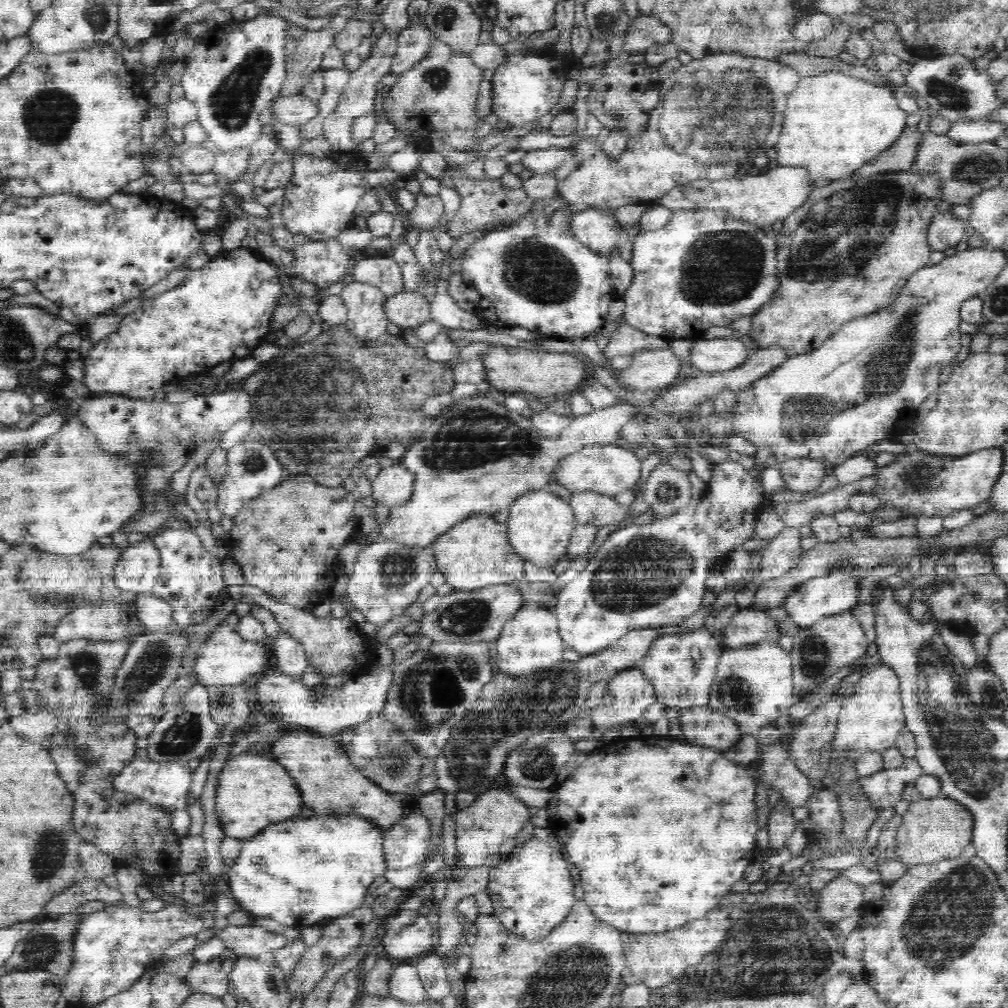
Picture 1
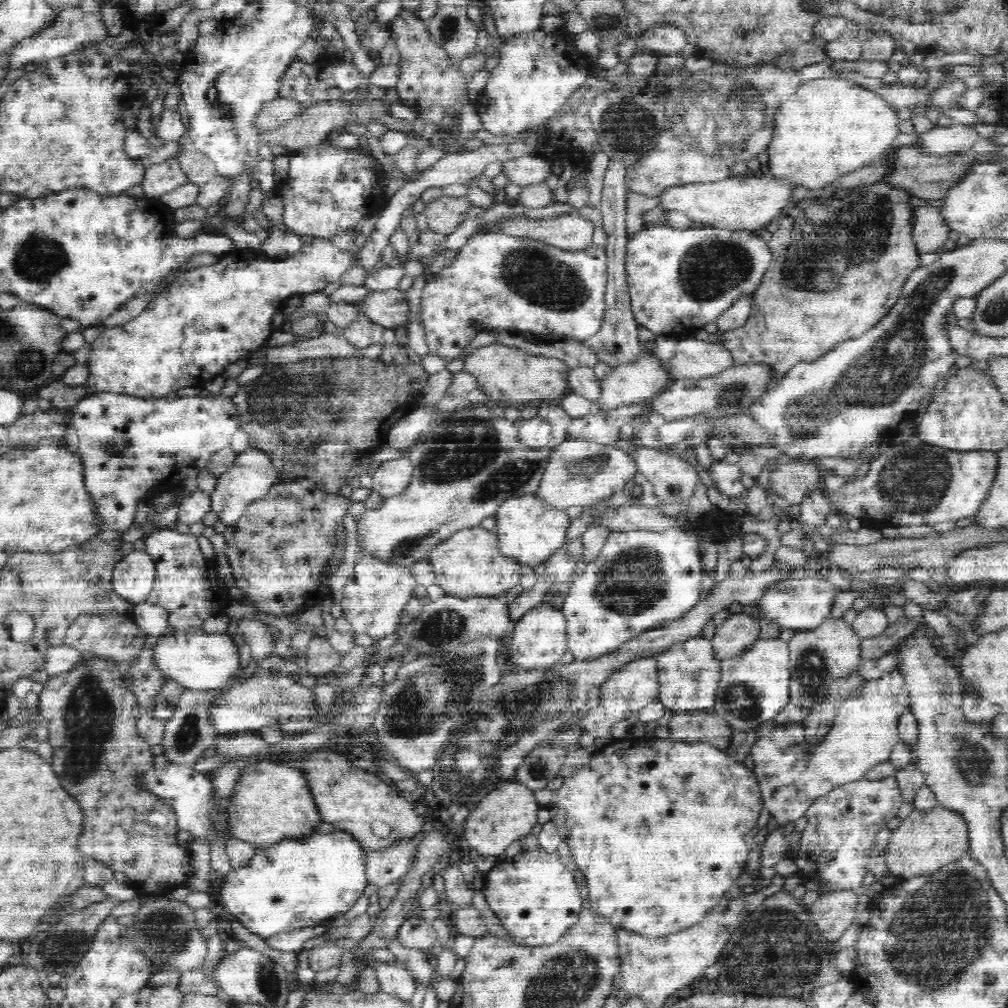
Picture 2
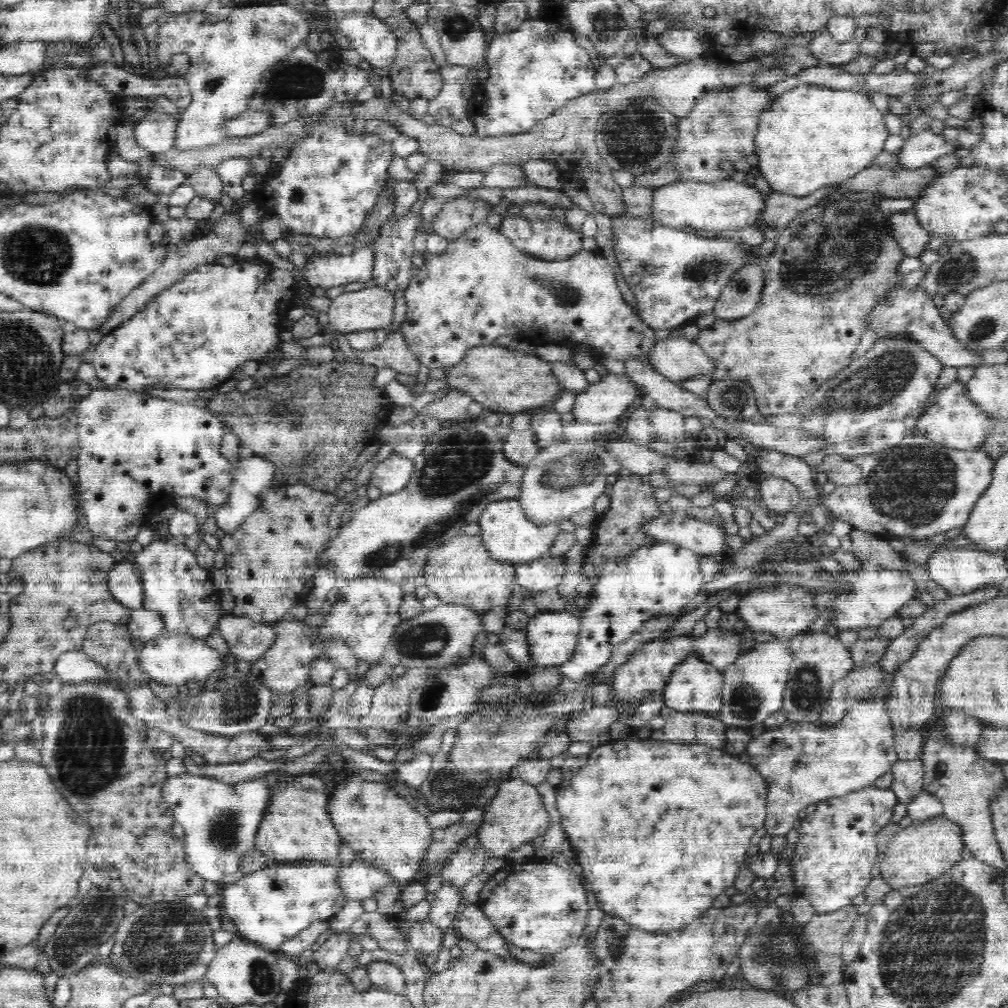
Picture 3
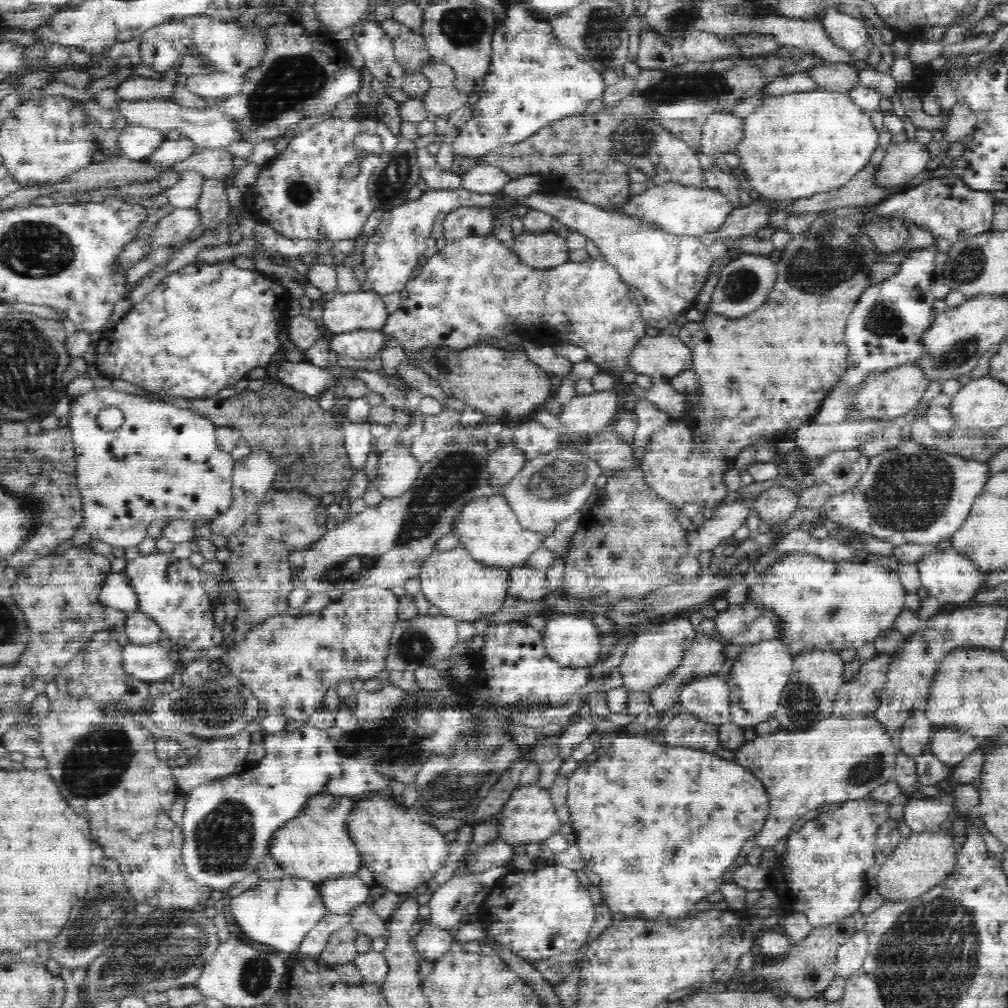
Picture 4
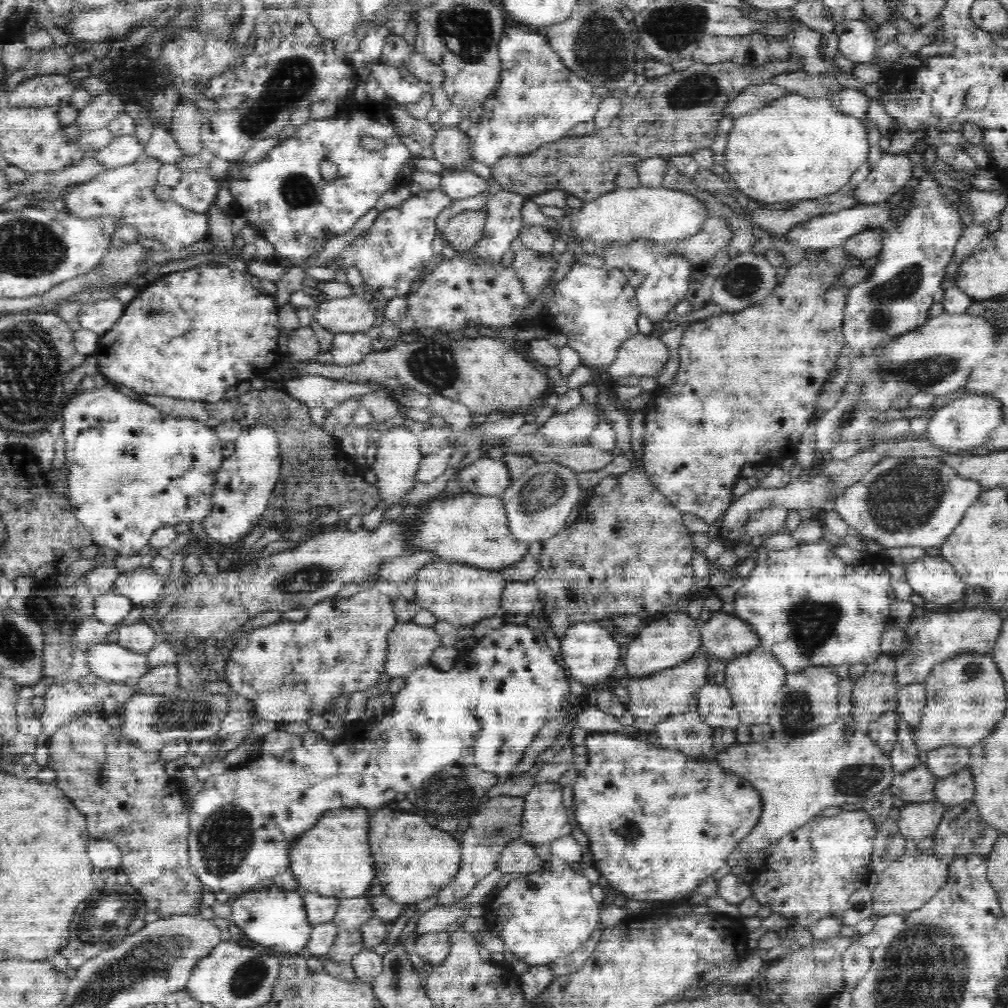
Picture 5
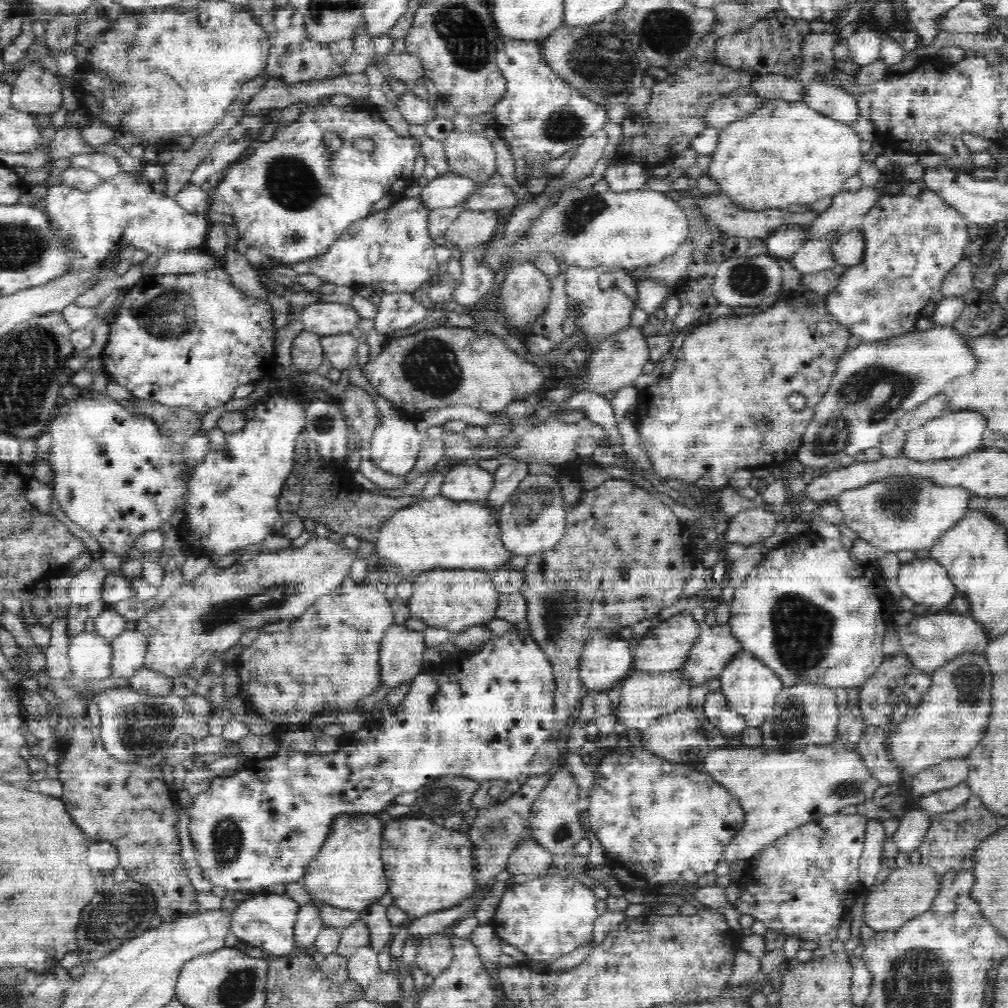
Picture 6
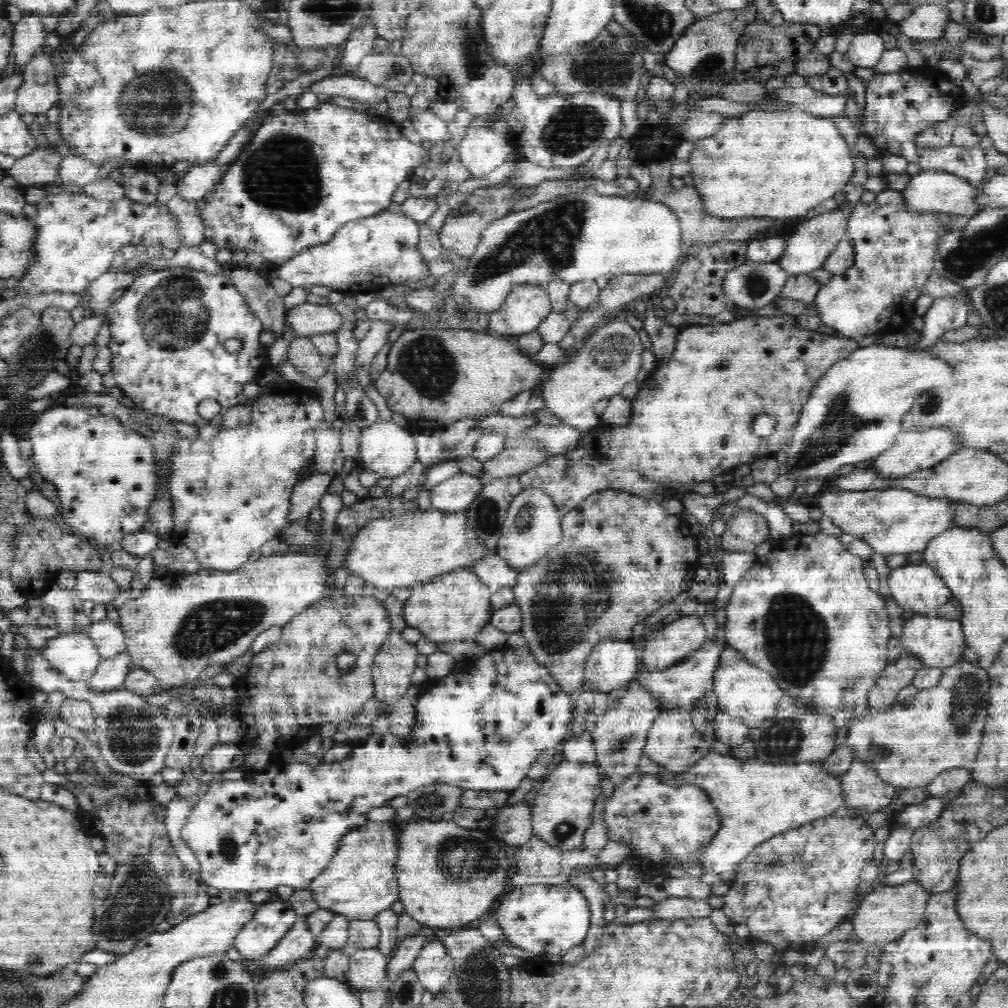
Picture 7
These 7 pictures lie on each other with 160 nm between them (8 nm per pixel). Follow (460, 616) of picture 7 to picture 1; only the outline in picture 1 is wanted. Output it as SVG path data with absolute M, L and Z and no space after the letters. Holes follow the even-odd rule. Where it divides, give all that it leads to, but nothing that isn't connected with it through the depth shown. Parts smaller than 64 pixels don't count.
M483 511L461 519L430 546L435 549L439 572L454 590L475 590L488 584L513 582L523 575L526 560L511 546L508 524L496 522L492 515Z

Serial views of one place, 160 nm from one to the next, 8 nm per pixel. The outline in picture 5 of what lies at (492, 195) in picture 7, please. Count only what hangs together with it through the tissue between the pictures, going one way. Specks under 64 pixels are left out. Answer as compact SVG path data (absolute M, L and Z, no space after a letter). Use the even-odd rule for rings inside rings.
M485 209L462 210L460 214L452 216L442 230L447 244L455 251L469 250L477 246L484 238Z

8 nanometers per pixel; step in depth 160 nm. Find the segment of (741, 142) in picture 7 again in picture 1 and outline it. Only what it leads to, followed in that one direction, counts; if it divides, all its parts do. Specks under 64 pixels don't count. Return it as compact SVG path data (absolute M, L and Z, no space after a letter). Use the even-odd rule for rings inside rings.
M823 71L818 75L800 77L798 88L787 99L782 132L775 146L777 161L782 166L806 166L812 180L821 176L836 179L853 174L856 168L862 168L880 152L890 148L907 128L907 113L896 101L898 94L888 84L880 85L874 80L846 75L841 71Z

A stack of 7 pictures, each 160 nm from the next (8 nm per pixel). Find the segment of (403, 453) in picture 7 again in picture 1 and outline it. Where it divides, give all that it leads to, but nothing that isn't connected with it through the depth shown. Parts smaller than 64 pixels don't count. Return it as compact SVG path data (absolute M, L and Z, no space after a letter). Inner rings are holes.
M396 462L394 465L381 469L372 481L373 500L389 509L398 509L407 505L413 495L415 478L404 464Z

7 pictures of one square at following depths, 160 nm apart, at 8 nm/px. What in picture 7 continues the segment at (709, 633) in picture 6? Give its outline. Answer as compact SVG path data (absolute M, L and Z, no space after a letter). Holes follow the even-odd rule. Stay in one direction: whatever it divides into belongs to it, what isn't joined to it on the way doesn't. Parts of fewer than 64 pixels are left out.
M706 639L700 648L692 651L678 665L672 666L671 669L664 672L648 673L640 671L634 682L640 682L640 685L651 690L656 696L662 699L662 706L665 709L686 709L690 711L696 704L696 700L700 699L704 692L713 690L716 672L719 670L720 659L723 652L728 648L728 644L718 642L715 639Z

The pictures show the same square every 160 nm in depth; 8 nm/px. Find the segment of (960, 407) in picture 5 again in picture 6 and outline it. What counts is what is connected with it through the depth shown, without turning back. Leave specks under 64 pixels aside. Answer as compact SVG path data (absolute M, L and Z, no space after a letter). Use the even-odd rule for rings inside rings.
M950 410L929 418L917 429L906 434L907 443L902 454L908 458L960 458L981 448L988 420L978 410Z

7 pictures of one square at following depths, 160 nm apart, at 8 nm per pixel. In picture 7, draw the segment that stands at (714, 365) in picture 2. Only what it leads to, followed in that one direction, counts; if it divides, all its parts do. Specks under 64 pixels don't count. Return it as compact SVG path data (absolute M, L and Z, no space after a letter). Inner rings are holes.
M624 317L604 321L587 336L574 355L551 372L543 384L541 396L548 410L576 428L586 431L601 428L601 419L592 414L592 406L603 398L620 394L626 384L634 380L639 382L644 377L644 350L638 332Z

